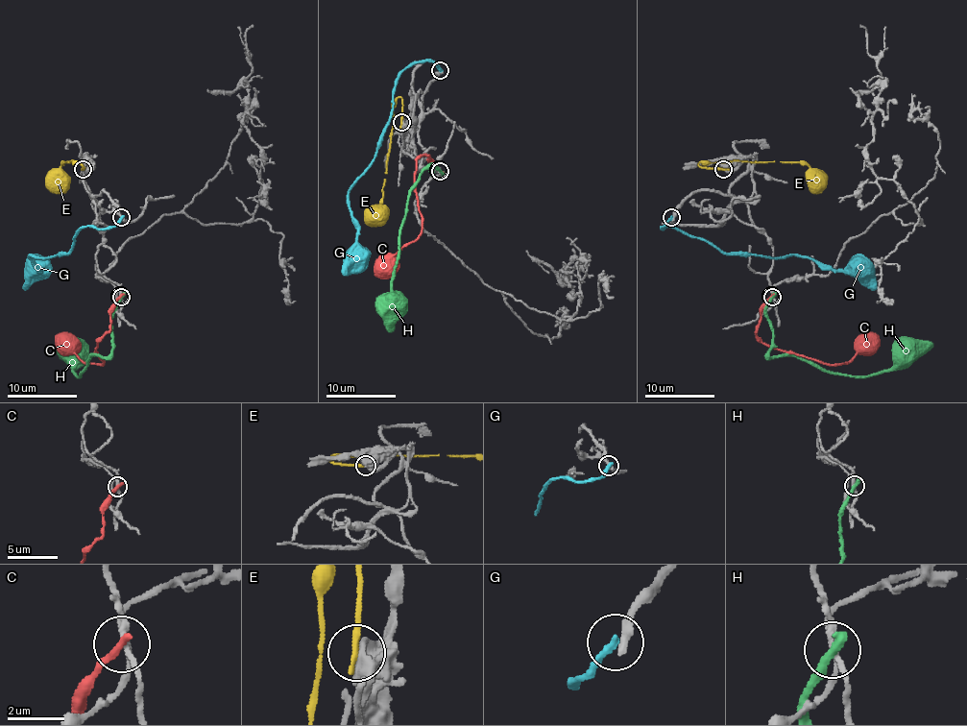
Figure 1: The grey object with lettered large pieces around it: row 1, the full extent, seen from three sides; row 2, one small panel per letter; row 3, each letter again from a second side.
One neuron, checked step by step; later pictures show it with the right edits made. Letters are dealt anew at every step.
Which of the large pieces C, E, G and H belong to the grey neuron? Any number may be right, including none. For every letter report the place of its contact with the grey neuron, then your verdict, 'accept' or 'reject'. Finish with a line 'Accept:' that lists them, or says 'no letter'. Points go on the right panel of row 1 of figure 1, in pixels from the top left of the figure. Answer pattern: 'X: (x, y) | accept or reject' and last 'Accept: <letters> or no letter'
C: (771, 296) | reject
E: (723, 169) | reject
G: (671, 217) | reject
H: (772, 297) | reject
Accept: no letter

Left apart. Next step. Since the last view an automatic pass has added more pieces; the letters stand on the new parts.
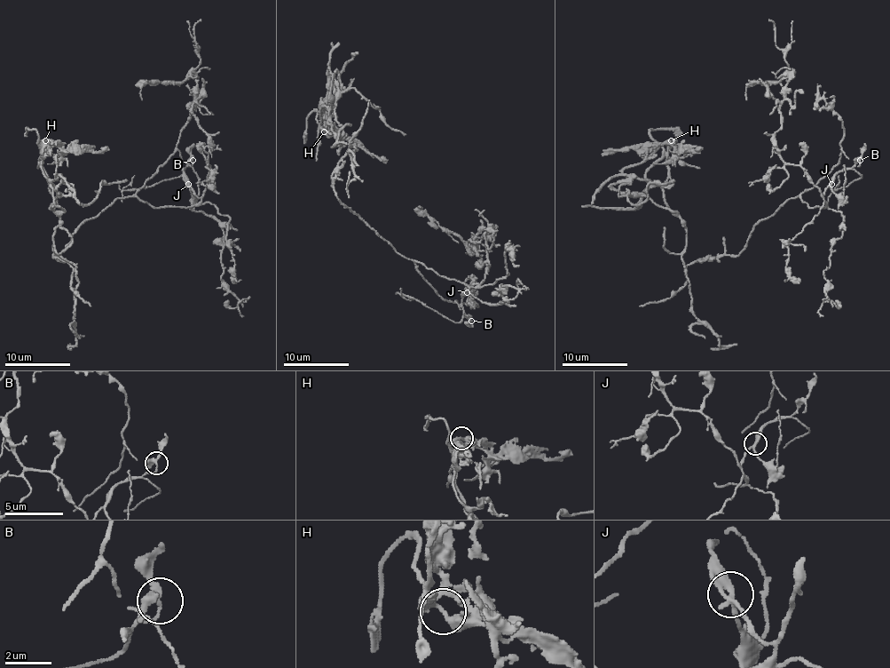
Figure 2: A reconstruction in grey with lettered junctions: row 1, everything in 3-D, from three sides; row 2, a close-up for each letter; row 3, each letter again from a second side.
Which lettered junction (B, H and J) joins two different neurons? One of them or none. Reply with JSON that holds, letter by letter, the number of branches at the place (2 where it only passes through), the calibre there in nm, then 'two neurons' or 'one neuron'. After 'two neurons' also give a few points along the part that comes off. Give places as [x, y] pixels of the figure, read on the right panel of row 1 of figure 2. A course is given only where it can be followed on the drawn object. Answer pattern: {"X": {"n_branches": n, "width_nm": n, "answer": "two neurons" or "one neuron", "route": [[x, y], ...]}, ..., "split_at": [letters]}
{"B": {"n_branches": 3, "width_nm": 280, "answer": "one neuron"}, "H": {"n_branches": 3, "width_nm": 280, "answer": "one neuron"}, "J": {"n_branches": 3, "width_nm": 260, "answer": "one neuron"}, "split_at": []}

